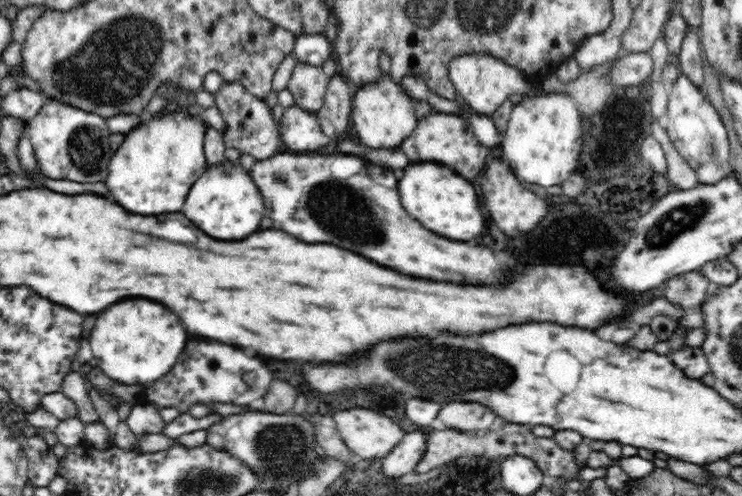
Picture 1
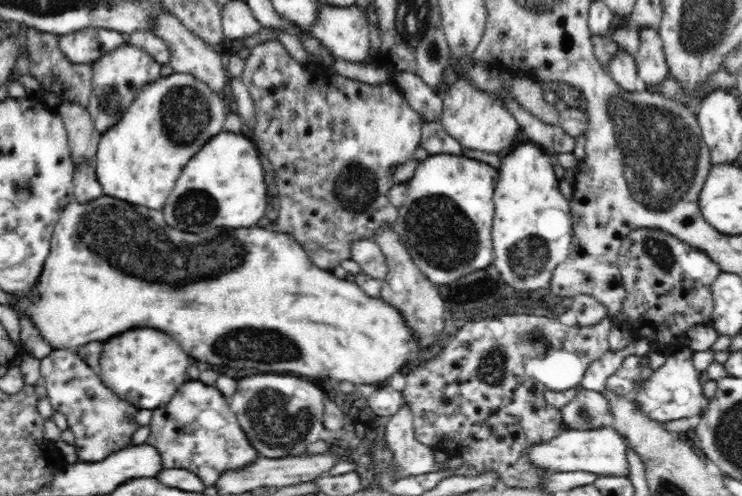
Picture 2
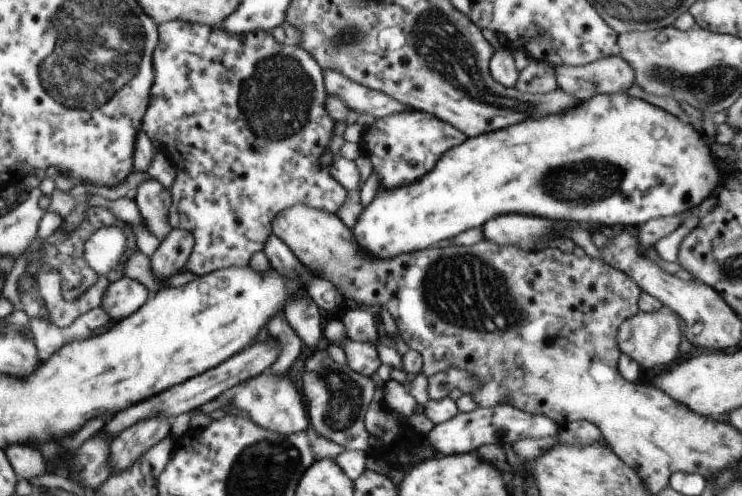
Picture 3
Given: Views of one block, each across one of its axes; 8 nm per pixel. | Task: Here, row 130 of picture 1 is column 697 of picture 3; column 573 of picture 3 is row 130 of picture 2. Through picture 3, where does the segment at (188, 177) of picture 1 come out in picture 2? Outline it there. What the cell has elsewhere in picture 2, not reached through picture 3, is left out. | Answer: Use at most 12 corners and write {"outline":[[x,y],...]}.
{"outline":[[175,72],[99,138],[104,196],[162,210],[227,95]]}

